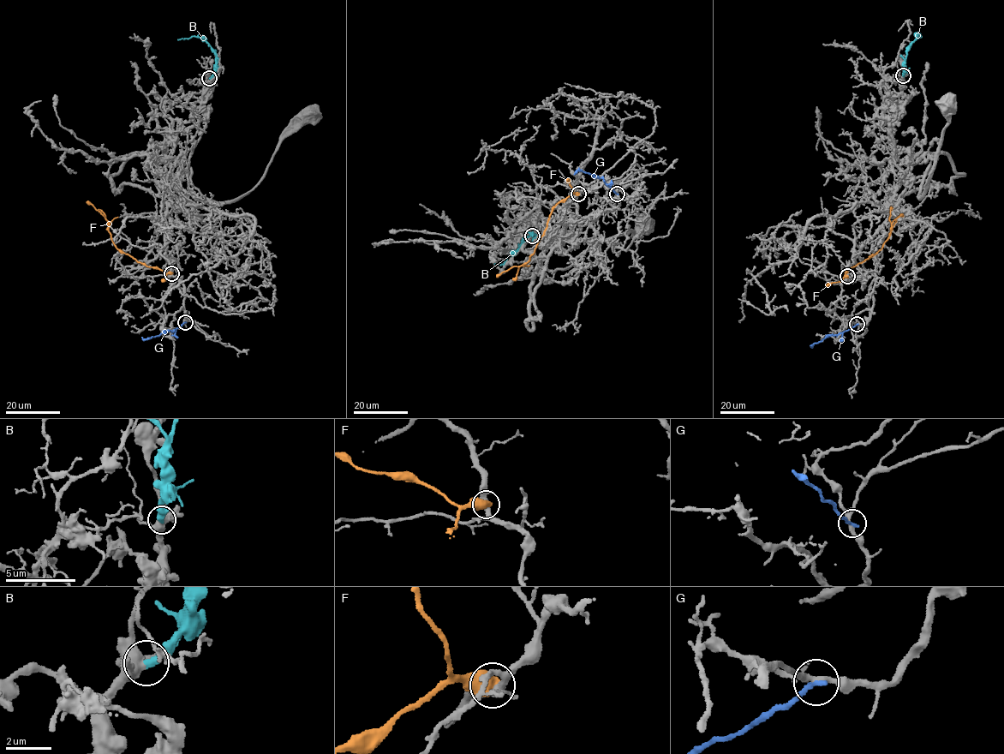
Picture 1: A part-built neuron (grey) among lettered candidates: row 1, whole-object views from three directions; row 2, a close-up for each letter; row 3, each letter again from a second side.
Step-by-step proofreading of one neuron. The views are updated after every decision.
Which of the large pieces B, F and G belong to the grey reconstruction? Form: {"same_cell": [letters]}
{"same_cell": ["B"]}

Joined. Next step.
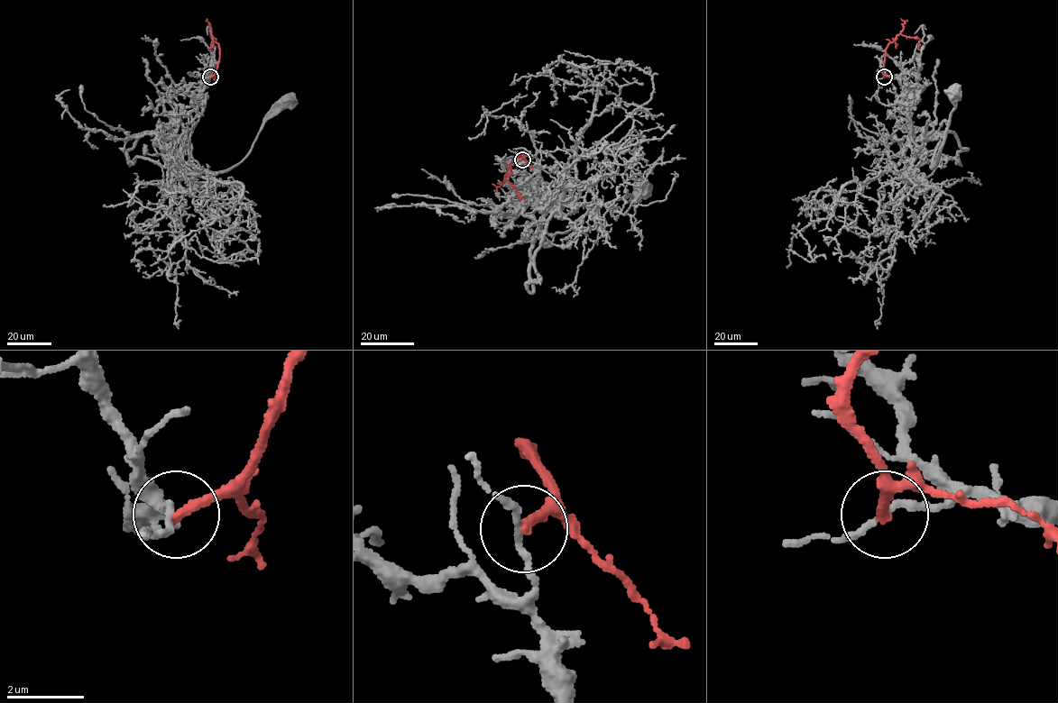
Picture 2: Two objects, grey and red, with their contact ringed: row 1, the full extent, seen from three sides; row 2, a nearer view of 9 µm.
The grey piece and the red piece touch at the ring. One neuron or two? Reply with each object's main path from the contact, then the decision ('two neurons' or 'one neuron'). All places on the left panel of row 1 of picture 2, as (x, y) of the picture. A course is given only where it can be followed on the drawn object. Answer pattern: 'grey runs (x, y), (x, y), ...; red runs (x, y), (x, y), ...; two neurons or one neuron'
grey runs (210, 77), (185, 151), (162, 158), (188, 145), (198, 165), (228, 170), (286, 104); red runs (210, 77), (216, 71), (219, 58), (219, 48), (211, 34), (215, 39), (211, 51); two neurons

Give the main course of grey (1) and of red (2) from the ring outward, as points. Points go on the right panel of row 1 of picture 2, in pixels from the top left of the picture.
1: (883, 77), (896, 77), (901, 86), (914, 158), (940, 142), (930, 168), (956, 105), (953, 95)
2: (883, 77), (882, 68), (886, 48), (897, 35), (918, 38), (919, 50)

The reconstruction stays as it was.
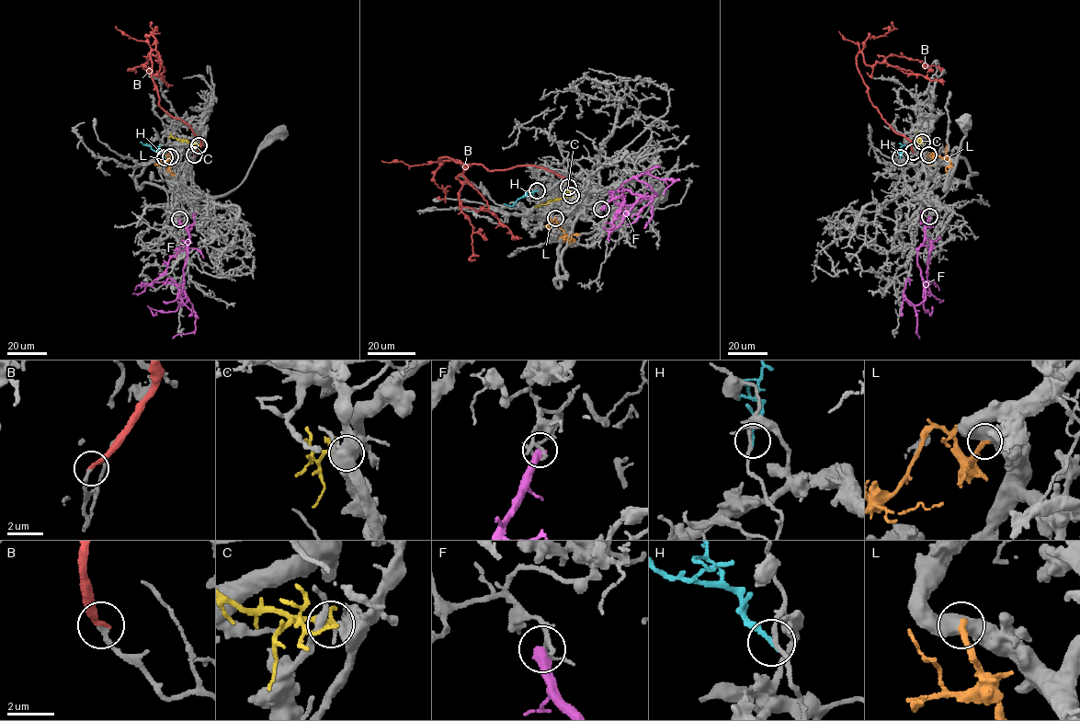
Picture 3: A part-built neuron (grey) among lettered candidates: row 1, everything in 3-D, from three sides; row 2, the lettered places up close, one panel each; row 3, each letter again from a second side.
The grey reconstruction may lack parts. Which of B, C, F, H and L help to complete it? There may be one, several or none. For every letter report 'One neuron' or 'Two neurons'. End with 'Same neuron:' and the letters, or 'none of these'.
B: Two neurons
C: One neuron
F: Two neurons
H: Two neurons
L: Two neurons
Same neuron: C

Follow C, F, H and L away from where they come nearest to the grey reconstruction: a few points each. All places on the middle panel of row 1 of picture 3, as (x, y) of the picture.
C: (571, 195), (536, 206)
F: (601, 209), (624, 197), (625, 189), (646, 198), (656, 196), (636, 178), (641, 174), (678, 178), (664, 194)
H: (537, 190), (518, 199), (512, 206), (505, 204)
L: (555, 218), (565, 237), (573, 240), (571, 235), (575, 233)

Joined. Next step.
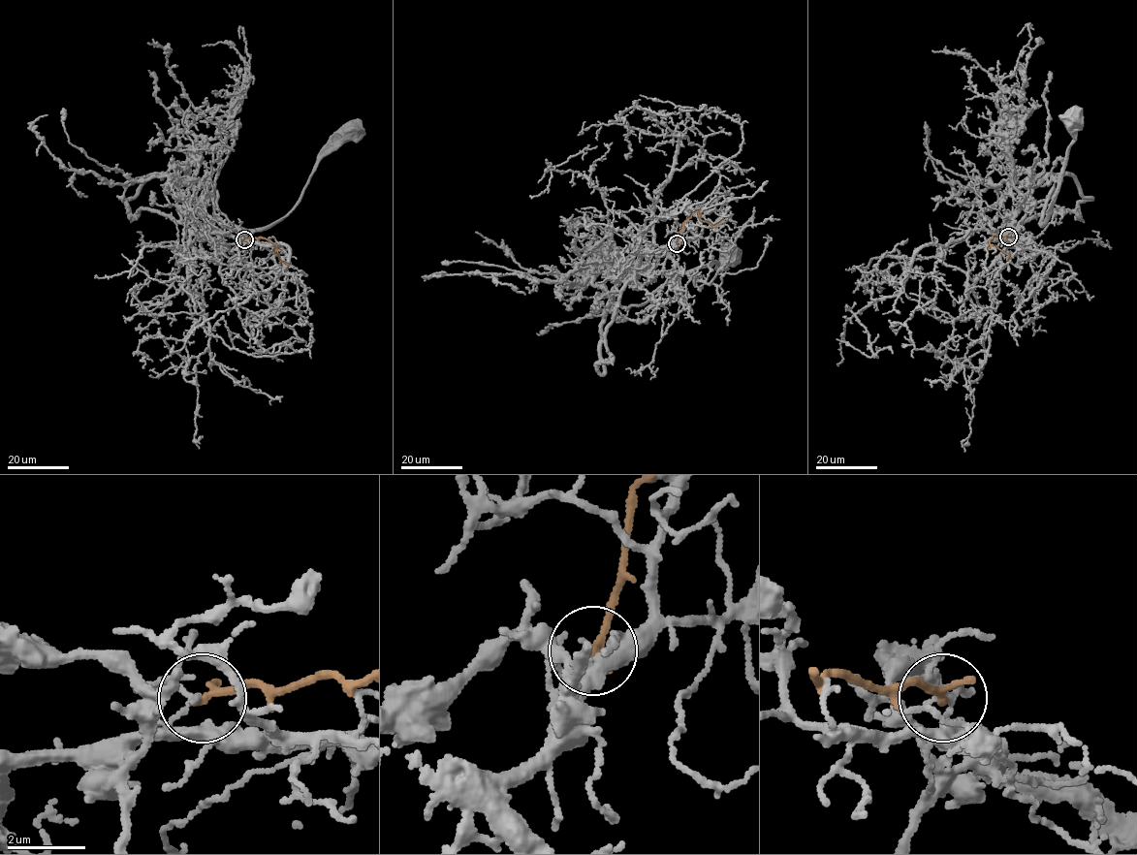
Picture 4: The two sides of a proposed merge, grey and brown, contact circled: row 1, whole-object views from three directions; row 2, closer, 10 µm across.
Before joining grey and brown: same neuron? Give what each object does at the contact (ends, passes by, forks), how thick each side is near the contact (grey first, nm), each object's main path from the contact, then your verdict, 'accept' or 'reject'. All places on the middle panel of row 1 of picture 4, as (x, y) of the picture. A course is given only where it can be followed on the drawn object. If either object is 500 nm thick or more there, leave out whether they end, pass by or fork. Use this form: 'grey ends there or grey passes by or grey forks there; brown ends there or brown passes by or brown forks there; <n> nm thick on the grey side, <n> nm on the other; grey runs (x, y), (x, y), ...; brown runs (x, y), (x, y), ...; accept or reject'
grey passes by; brown ends there; 120 nm thick on the grey side, 240 nm on the other; grey runs (677, 243), (663, 269), (626, 284), (621, 306), (641, 305), (681, 273), (724, 267), (730, 256); brown runs (677, 243), (684, 221), (696, 211), (700, 219), (712, 226), (723, 219); reject

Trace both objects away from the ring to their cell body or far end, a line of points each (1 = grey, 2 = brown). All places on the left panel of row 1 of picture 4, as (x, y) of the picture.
1: (245, 239), (205, 238), (183, 221), (178, 200), (215, 192), (228, 220), (268, 228), (350, 135)
2: (245, 239), (264, 237), (276, 244), (274, 251), (281, 262), (290, 265)

